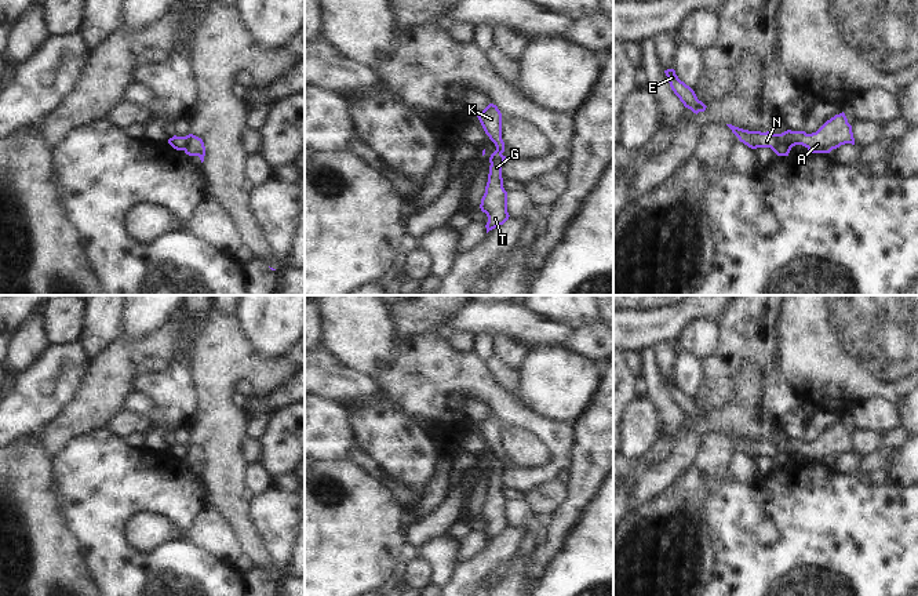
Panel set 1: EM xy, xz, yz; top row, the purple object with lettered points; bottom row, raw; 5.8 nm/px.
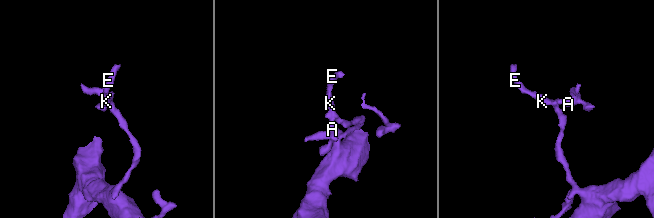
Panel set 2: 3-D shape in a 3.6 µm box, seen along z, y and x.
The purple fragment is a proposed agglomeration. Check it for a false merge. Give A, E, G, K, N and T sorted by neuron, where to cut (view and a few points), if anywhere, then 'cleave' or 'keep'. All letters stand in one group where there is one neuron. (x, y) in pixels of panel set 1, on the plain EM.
A G T / E K N | yz (778, 443), (790, 457) | cleave

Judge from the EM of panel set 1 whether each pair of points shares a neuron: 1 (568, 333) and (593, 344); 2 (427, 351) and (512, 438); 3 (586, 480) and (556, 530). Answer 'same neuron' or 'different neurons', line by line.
1: same neuron
2: different neurons
3: same neuron

